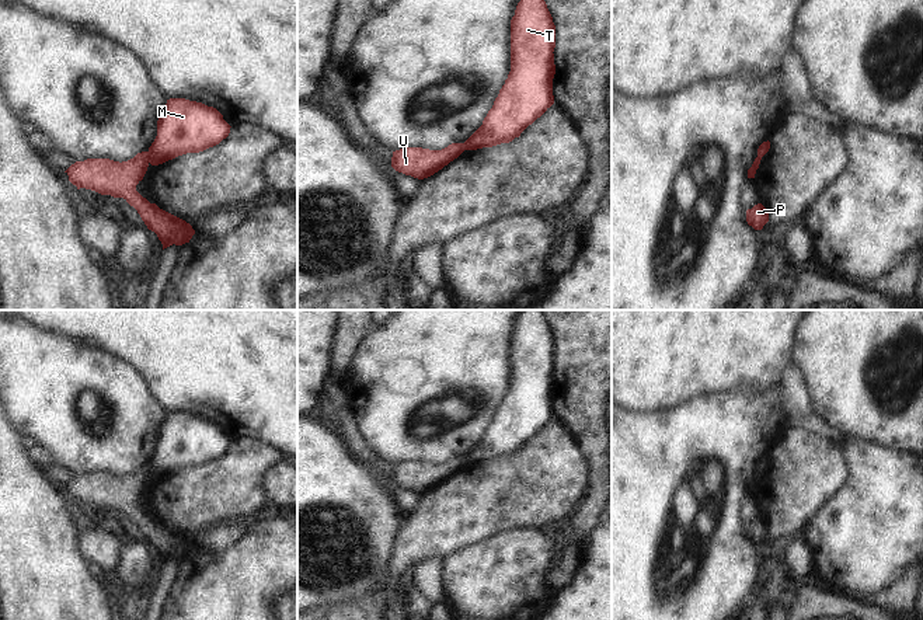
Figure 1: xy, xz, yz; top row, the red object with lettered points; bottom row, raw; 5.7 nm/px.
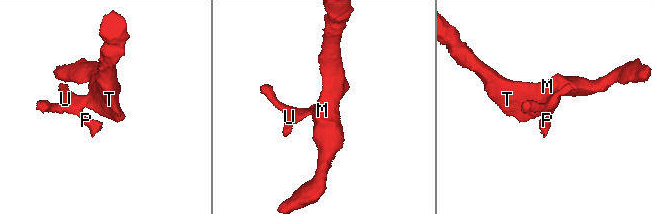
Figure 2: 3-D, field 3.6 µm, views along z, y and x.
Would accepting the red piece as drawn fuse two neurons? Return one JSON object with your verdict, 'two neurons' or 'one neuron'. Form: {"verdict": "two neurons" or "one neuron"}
{"verdict": "two neurons"}

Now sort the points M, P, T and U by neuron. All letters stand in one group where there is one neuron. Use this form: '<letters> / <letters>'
M T / P U

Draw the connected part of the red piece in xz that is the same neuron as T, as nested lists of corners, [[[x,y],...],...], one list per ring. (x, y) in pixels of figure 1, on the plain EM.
[[[522,310],[511,334],[511,386],[483,439],[464,456],[466,464],[509,457],[553,418],[555,339],[543,310]]]

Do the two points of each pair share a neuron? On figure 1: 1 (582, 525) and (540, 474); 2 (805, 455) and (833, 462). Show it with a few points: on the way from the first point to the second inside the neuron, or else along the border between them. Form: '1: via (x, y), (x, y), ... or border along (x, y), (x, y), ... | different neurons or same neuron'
1: border along (587, 479), (587, 491), (573, 509) | different neurons
2: via (812, 462), (826, 462) | same neuron

